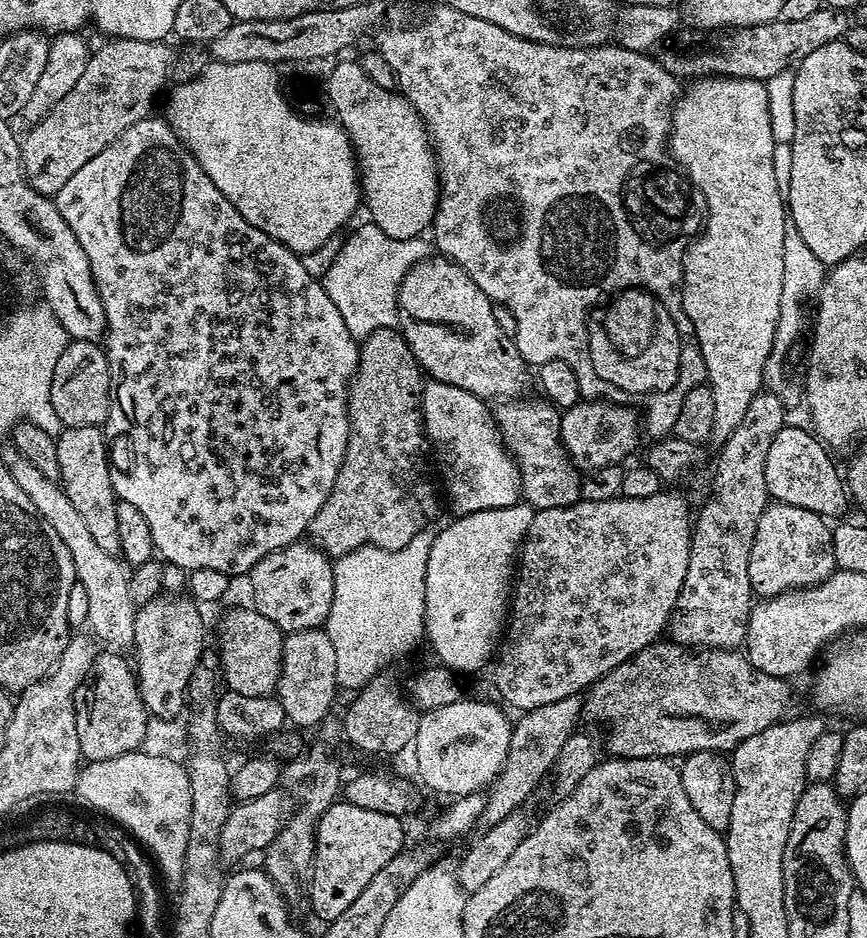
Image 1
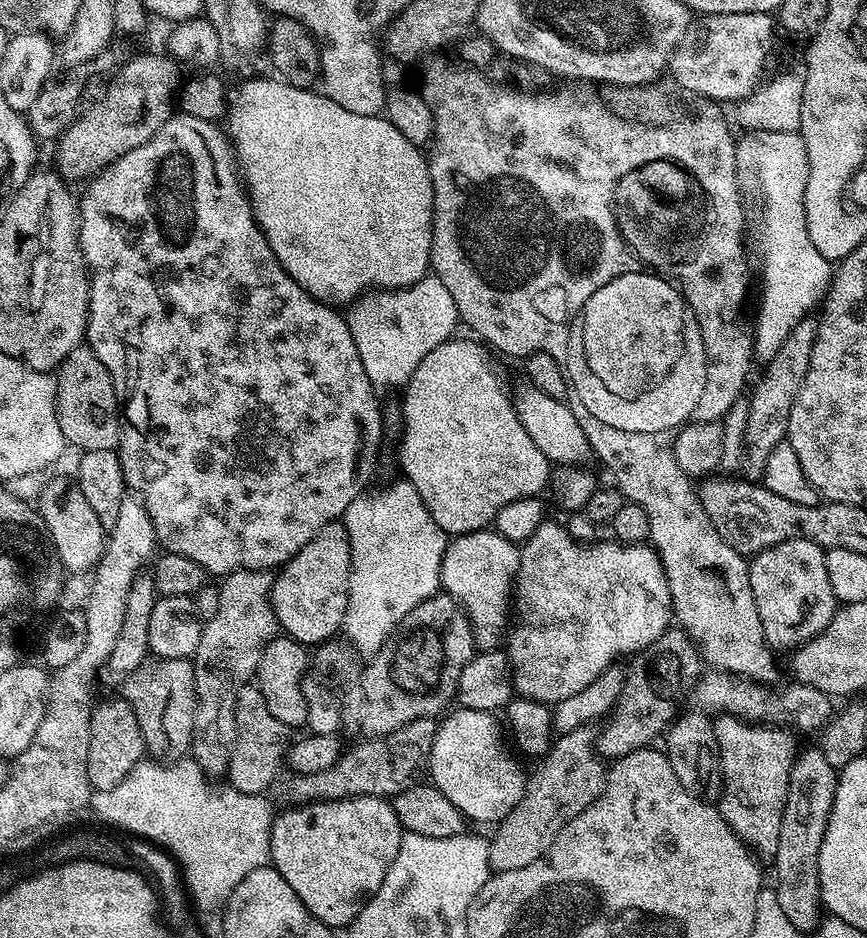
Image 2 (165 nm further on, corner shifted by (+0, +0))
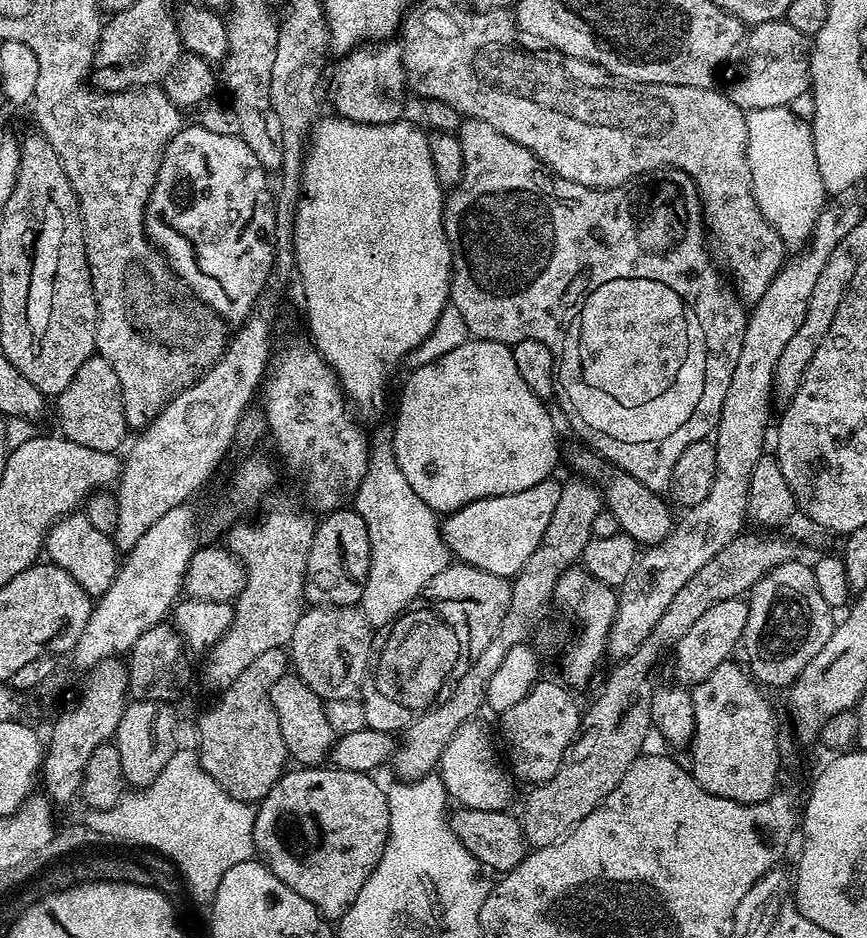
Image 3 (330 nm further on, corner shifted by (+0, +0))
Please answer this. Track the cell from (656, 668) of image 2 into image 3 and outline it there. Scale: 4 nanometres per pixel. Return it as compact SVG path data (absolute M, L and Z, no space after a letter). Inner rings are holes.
M744 598L718 602L682 634L682 638L676 643L674 655L676 655L676 676L681 685L695 686L700 684L718 666L729 663L733 659L732 651L739 649L742 644L744 627L748 621L748 601Z

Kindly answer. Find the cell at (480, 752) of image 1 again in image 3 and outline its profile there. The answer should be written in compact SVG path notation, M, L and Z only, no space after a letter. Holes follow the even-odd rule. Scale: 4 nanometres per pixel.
M480 718L468 720L458 728L458 734L450 738L442 754L438 765L438 775L449 797L459 807L503 812L509 807L508 803L512 800L514 780L498 751L493 729L491 732L482 721L483 719ZM492 736L494 741L492 741ZM496 748L498 753L496 753Z

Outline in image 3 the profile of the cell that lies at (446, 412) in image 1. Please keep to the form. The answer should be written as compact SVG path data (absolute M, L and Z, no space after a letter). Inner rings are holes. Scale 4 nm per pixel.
M469 338L462 342L462 346L450 350L450 354L442 354L442 358L431 360L428 364L422 364L419 368L411 369L407 373L408 381L404 384L404 389L400 392L400 405L396 408L396 424L391 425L392 449L394 458L398 462L398 470L402 470L402 475L406 477L406 482L410 482L410 487L414 489L414 494L426 502L433 512L437 514L449 514L458 511L460 507L474 502L476 499L494 498L498 495L516 494L519 491L527 490L530 486L535 486L538 482L551 477L556 468L556 463L561 463L560 444L556 441L558 430L552 421L552 412L547 408L545 401L526 386L522 374L518 374L518 366L514 363L514 354L511 347L502 342L493 340L478 340Z

